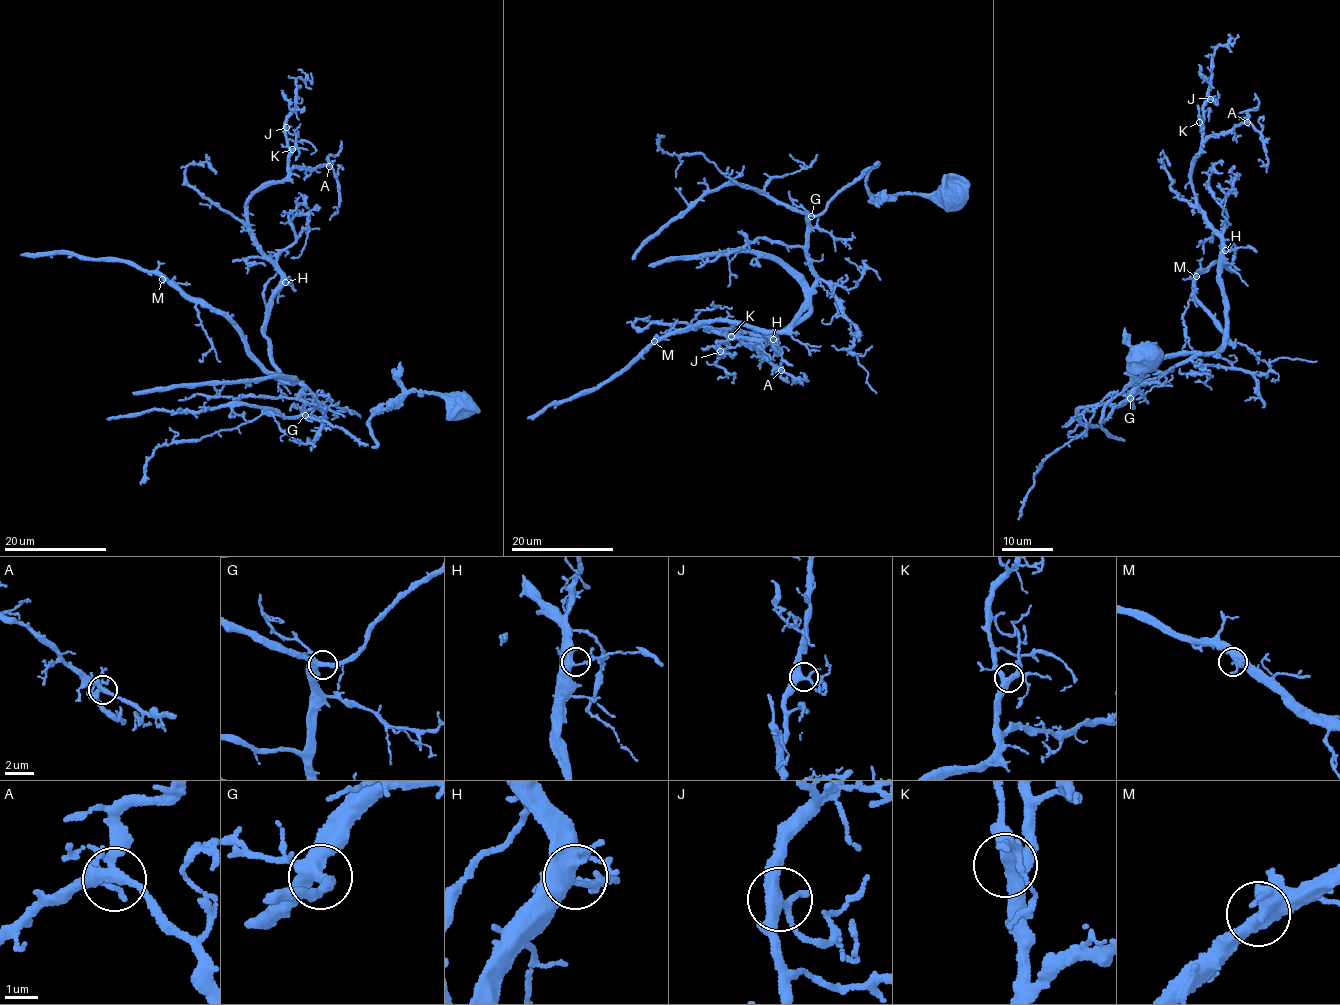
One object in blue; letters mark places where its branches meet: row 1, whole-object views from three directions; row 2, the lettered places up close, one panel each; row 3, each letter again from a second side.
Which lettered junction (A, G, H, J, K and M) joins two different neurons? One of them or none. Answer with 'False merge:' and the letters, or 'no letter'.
False merge: no letter

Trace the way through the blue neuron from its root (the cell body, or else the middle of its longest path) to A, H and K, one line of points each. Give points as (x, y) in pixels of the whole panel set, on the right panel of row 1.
A: (1146, 352), (1129, 354), (1100, 422), (1223, 345), (1221, 242), (1191, 169), (1208, 139), (1247, 122)
H: (1146, 352), (1153, 355), (1129, 354), (1129, 384), (1106, 405), (1100, 422), (1147, 379), (1221, 348), (1225, 250)
K: (1146, 352), (1129, 354), (1129, 384), (1100, 422), (1147, 379), (1223, 345), (1221, 242), (1191, 179), (1199, 122)

